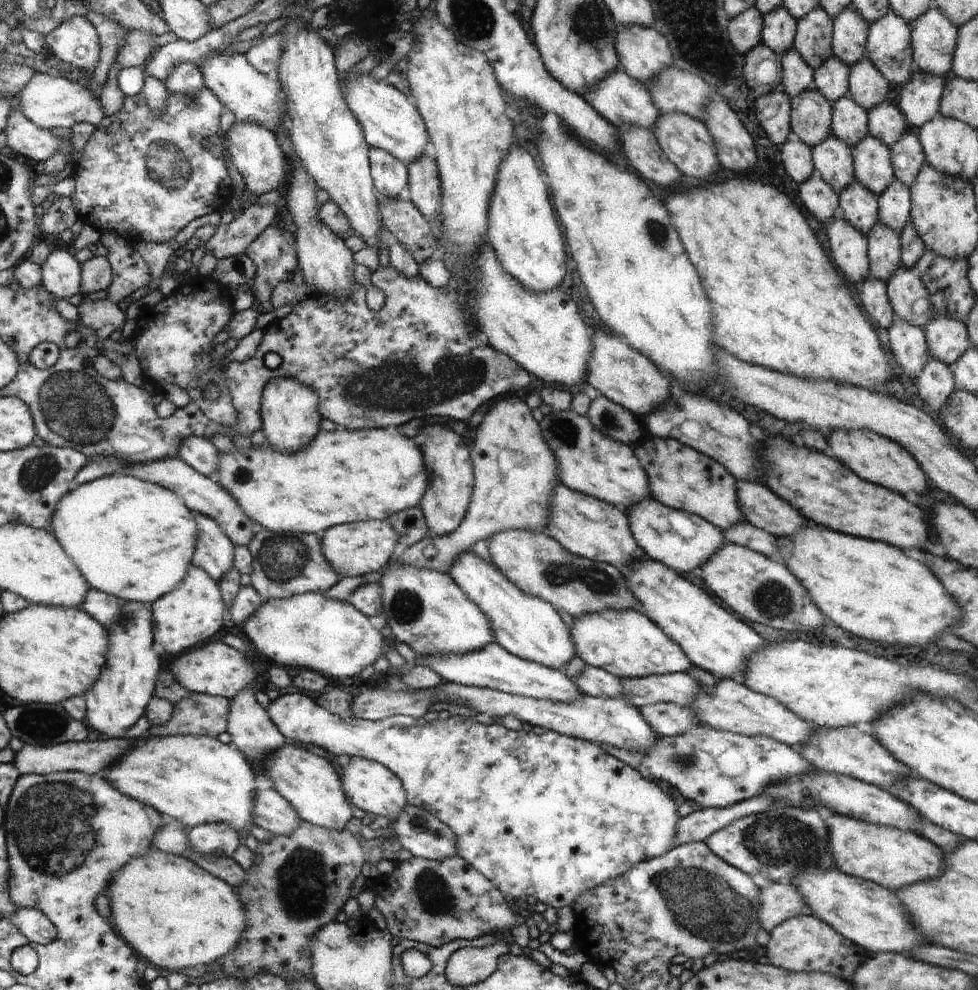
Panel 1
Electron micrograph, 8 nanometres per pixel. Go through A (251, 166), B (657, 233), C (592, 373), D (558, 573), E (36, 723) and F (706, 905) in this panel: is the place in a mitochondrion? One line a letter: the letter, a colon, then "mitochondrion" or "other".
A: other
B: mitochondrion
C: other
D: mitochondrion
E: mitochondrion
F: mitochondrion

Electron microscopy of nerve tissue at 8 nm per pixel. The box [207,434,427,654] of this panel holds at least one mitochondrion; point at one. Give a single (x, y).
(282, 559)

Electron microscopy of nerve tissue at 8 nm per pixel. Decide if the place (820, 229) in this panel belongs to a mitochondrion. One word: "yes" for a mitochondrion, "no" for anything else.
no

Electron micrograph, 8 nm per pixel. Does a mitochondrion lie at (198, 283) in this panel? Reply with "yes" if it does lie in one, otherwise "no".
no

